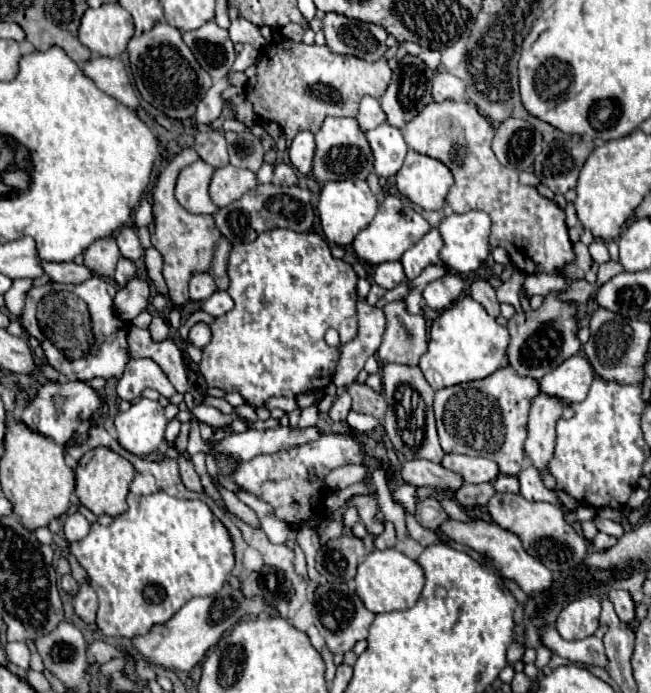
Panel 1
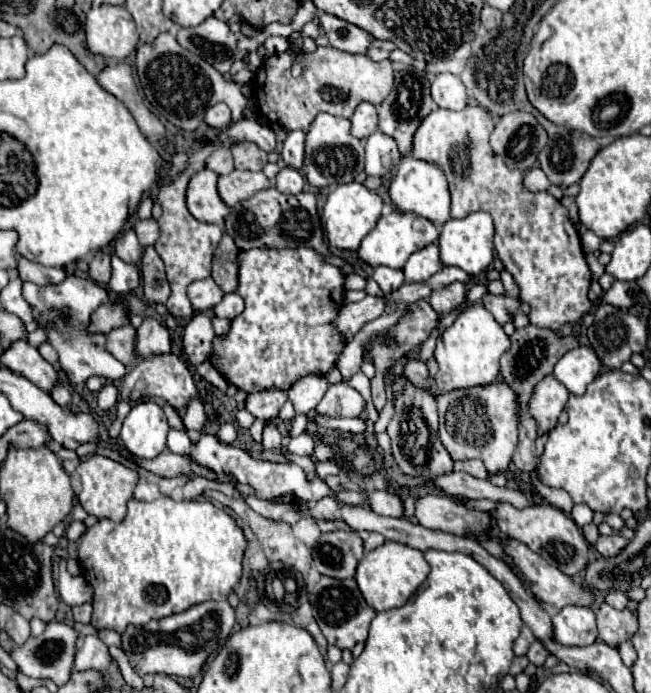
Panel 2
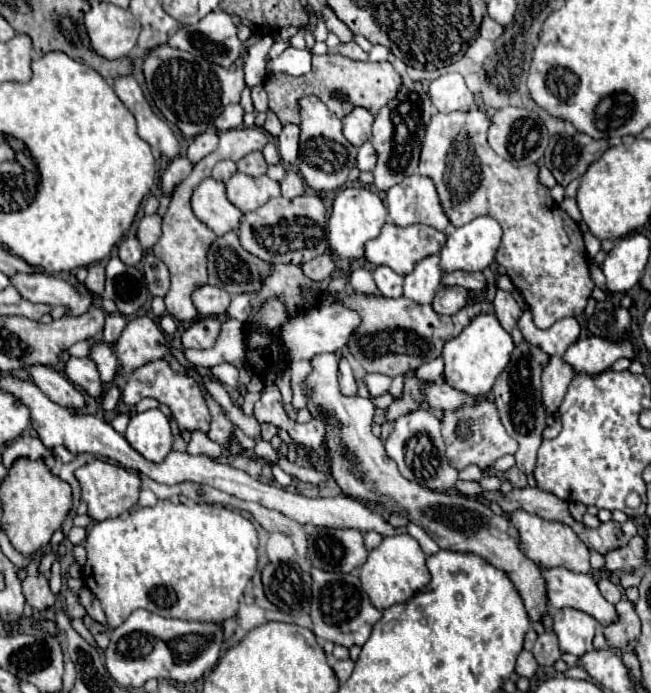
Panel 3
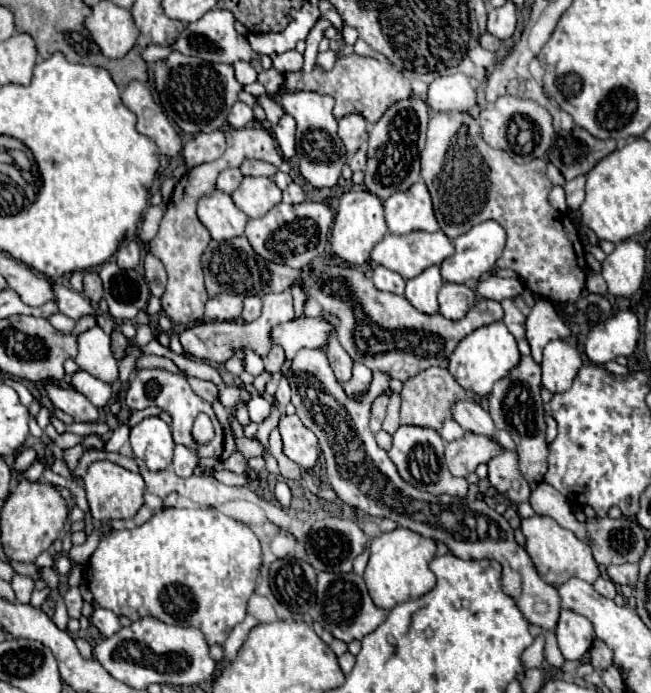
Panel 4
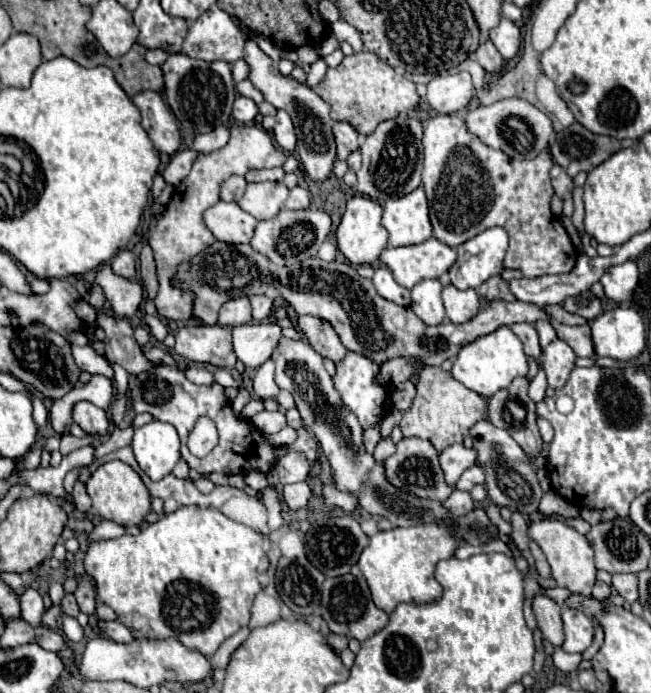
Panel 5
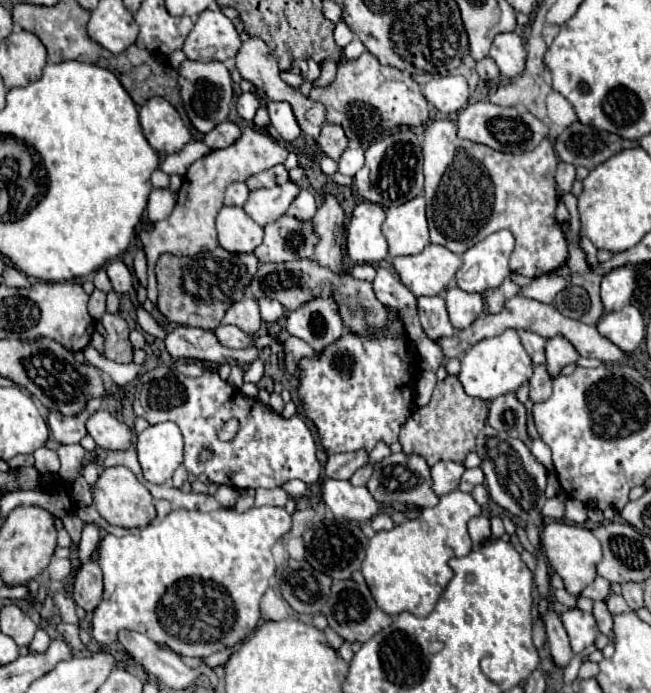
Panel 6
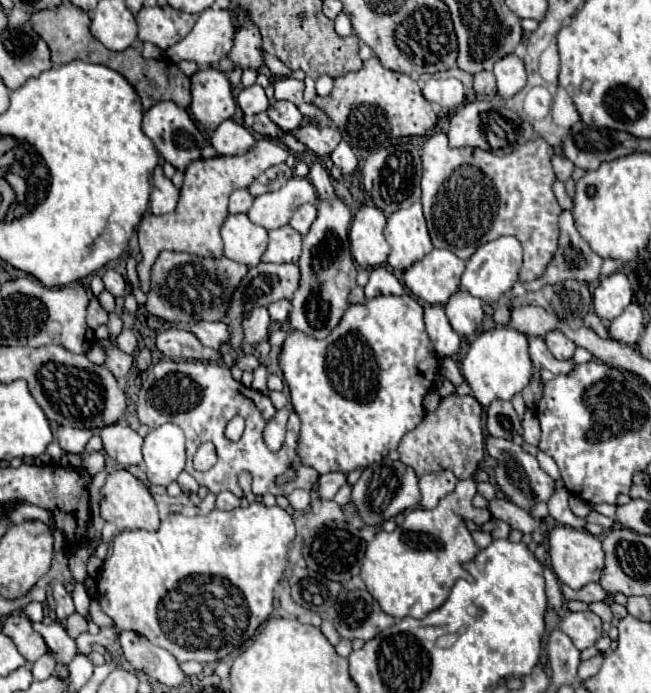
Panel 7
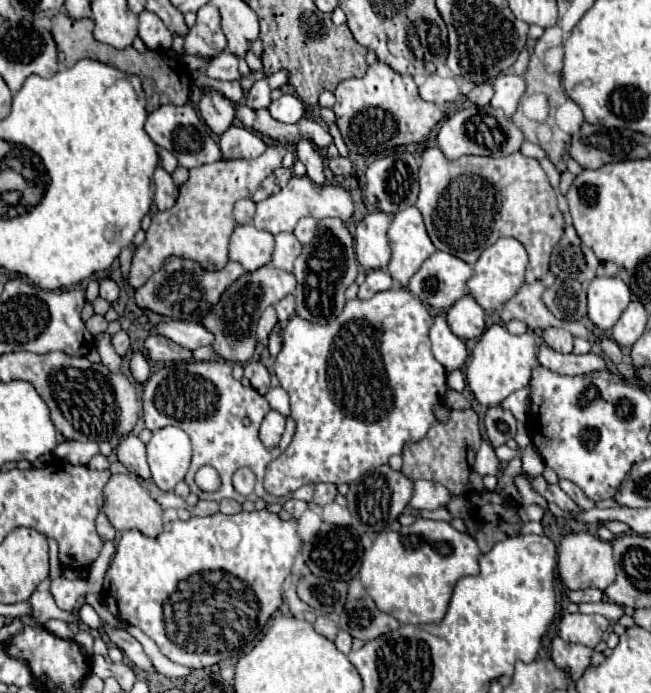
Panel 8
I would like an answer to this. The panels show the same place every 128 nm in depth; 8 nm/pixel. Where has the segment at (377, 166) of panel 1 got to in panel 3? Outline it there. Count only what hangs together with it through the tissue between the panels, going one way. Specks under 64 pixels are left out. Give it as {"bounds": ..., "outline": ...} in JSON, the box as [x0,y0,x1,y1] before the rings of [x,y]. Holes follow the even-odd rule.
{"bounds":[356,142,376,170],"outline":[[[366,142],[366,144],[362,144],[360,148],[358,148],[358,158],[356,158],[356,166],[360,168],[360,170],[372,170],[374,168],[374,162],[376,162],[376,154],[374,154],[374,148],[372,148],[372,144],[370,142]]]}

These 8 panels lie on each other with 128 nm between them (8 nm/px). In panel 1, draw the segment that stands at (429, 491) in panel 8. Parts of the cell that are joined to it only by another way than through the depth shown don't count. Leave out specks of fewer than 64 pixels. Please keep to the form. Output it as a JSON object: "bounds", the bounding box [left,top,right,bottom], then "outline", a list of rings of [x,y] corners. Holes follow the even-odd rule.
{"bounds":[434,366,540,476],"outline":[[[510,366],[496,370],[484,380],[474,380],[450,388],[442,388],[436,392],[434,398],[434,412],[436,412],[436,424],[438,424],[438,436],[444,452],[450,454],[468,454],[468,456],[482,456],[490,458],[498,464],[500,474],[516,476],[524,464],[524,440],[526,440],[526,424],[528,424],[528,412],[530,402],[540,392],[538,382],[534,378],[518,378]]]}

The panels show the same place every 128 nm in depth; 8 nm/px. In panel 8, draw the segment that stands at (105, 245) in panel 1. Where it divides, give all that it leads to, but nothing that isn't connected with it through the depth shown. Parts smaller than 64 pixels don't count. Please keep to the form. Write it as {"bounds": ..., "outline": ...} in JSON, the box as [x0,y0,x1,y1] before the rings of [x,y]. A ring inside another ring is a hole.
{"bounds":[86,314,108,336],"outline":[[[94,314],[88,322],[86,322],[86,328],[88,328],[88,332],[92,334],[92,336],[96,336],[96,334],[102,334],[102,332],[106,332],[106,328],[108,328],[108,322],[104,320],[104,316],[98,316],[98,314]]]}

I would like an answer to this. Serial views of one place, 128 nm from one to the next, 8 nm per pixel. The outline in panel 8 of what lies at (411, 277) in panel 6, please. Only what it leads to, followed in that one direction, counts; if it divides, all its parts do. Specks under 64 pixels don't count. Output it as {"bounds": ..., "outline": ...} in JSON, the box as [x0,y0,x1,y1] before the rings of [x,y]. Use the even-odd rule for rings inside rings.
{"bounds":[408,252,474,310],"outline":[[[434,252],[412,276],[408,290],[432,308],[448,310],[466,294],[466,282],[472,276],[474,268],[464,260],[448,252]]]}

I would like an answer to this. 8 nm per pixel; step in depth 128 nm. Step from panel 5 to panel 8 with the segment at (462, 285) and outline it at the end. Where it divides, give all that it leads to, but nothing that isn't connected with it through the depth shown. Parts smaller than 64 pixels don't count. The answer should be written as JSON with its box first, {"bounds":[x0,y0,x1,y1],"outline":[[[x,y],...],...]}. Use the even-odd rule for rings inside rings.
{"bounds":[468,238,528,312],"outline":[[[500,238],[496,244],[486,248],[478,262],[474,264],[474,276],[468,280],[468,290],[474,300],[486,310],[496,312],[500,310],[524,284],[524,272],[528,266],[528,254],[524,246],[514,238]]]}

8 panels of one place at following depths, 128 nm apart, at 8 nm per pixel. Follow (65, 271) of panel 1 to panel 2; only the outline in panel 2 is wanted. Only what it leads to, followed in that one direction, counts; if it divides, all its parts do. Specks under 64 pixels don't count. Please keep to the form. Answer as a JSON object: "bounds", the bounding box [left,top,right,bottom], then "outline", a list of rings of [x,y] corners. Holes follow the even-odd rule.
{"bounds":[16,256,66,286],"outline":[[[16,256],[16,274],[22,280],[28,280],[28,282],[34,282],[40,286],[62,282],[62,278],[66,278],[66,272],[62,268],[48,268],[38,262],[30,262],[22,256]]]}

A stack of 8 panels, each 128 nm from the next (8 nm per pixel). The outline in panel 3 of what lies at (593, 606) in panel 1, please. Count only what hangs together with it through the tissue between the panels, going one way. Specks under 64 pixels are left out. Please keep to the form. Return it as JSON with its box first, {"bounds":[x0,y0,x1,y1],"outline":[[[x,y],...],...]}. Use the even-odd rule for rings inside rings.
{"bounds":[552,608,598,656],"outline":[[[562,608],[554,612],[552,620],[562,652],[582,656],[592,650],[592,638],[598,624],[592,616],[574,608]]]}

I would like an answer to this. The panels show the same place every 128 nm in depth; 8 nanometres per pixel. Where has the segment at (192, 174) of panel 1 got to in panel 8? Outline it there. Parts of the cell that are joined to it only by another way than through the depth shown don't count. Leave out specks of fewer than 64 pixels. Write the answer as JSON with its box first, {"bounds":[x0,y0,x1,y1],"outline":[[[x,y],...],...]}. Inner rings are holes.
{"bounds":[230,224,274,272],"outline":[[[252,224],[238,226],[230,238],[230,260],[242,264],[246,272],[266,266],[272,258],[274,236]]]}

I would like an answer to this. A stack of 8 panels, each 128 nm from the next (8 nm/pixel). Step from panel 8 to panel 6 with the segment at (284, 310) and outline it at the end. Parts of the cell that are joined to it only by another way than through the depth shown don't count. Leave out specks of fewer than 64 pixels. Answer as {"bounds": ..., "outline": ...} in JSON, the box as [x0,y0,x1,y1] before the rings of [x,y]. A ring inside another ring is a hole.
{"bounds":[258,298,284,322],"outline":[[[262,298],[258,300],[260,304],[260,314],[264,322],[276,322],[278,318],[284,316],[284,306],[278,300],[270,300],[270,298]]]}

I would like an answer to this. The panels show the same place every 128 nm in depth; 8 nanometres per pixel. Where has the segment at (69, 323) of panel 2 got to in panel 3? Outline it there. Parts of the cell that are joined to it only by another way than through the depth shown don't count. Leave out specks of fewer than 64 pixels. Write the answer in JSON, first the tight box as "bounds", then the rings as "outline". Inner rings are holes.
{"bounds":[10,272,104,398],"outline":[[[34,272],[34,274],[14,274],[10,276],[10,284],[20,292],[20,296],[24,296],[30,302],[44,302],[50,306],[66,306],[70,312],[70,316],[78,316],[84,314],[90,306],[92,306],[92,298],[90,296],[82,296],[78,294],[68,282],[64,282],[62,278],[54,278],[48,276],[44,272]],[[70,358],[66,364],[66,376],[72,384],[80,386],[92,398],[100,398],[104,394],[104,384],[100,380],[98,368],[88,358]]]}

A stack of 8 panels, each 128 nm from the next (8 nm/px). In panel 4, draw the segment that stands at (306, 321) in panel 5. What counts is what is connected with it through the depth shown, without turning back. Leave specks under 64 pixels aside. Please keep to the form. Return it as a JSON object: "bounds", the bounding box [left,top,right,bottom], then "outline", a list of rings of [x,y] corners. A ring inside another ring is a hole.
{"bounds":[324,336,352,382],"outline":[[[328,336],[328,342],[324,346],[326,356],[330,360],[330,366],[340,382],[348,382],[352,378],[352,358],[346,354],[346,350],[340,346],[340,342],[334,336]]]}

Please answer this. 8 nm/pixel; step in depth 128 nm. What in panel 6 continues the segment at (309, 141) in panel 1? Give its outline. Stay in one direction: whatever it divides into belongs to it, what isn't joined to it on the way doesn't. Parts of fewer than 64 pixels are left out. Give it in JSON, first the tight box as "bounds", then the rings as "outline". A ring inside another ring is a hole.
{"bounds":[264,98,300,142],"outline":[[[264,98],[264,102],[266,102],[268,114],[270,114],[270,122],[280,132],[280,136],[286,142],[296,140],[300,136],[300,126],[296,122],[292,106],[288,102],[274,102],[274,100],[268,100],[268,98]]]}

